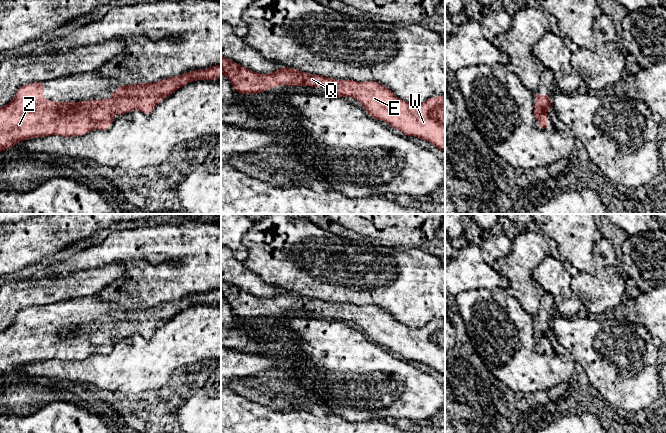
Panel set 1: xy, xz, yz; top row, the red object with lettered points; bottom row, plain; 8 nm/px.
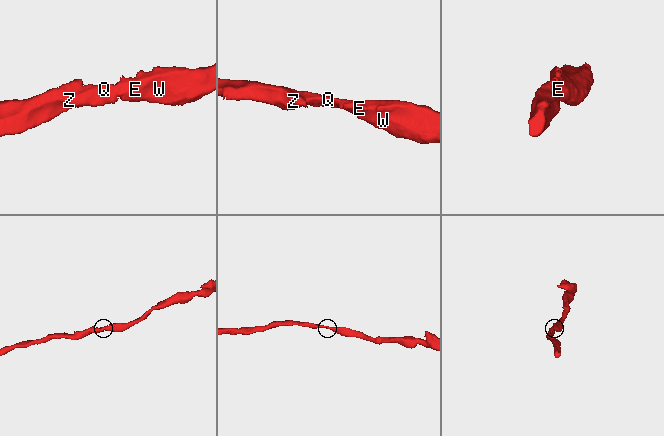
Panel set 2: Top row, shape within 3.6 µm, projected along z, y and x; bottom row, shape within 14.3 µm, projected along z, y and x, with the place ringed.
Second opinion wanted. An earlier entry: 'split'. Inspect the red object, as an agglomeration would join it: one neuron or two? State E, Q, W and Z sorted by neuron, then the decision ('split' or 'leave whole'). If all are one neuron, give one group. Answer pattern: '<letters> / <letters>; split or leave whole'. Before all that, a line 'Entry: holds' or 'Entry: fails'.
Entry: fails
E Q W Z; leave whole

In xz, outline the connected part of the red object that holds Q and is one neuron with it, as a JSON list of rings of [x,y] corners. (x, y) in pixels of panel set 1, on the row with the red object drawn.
[[[222,56],[221,72],[240,94],[263,93],[280,85],[314,88],[333,85],[333,96],[353,97],[362,103],[373,118],[401,130],[405,136],[428,141],[445,152],[445,95],[412,104],[398,98],[390,89],[373,80],[334,80],[287,66],[260,74]]]

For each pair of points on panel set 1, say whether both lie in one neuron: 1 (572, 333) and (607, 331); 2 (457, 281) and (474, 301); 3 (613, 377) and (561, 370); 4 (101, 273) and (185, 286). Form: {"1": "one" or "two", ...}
{"1": "one", "2": "two", "3": "two", "4": "two"}

